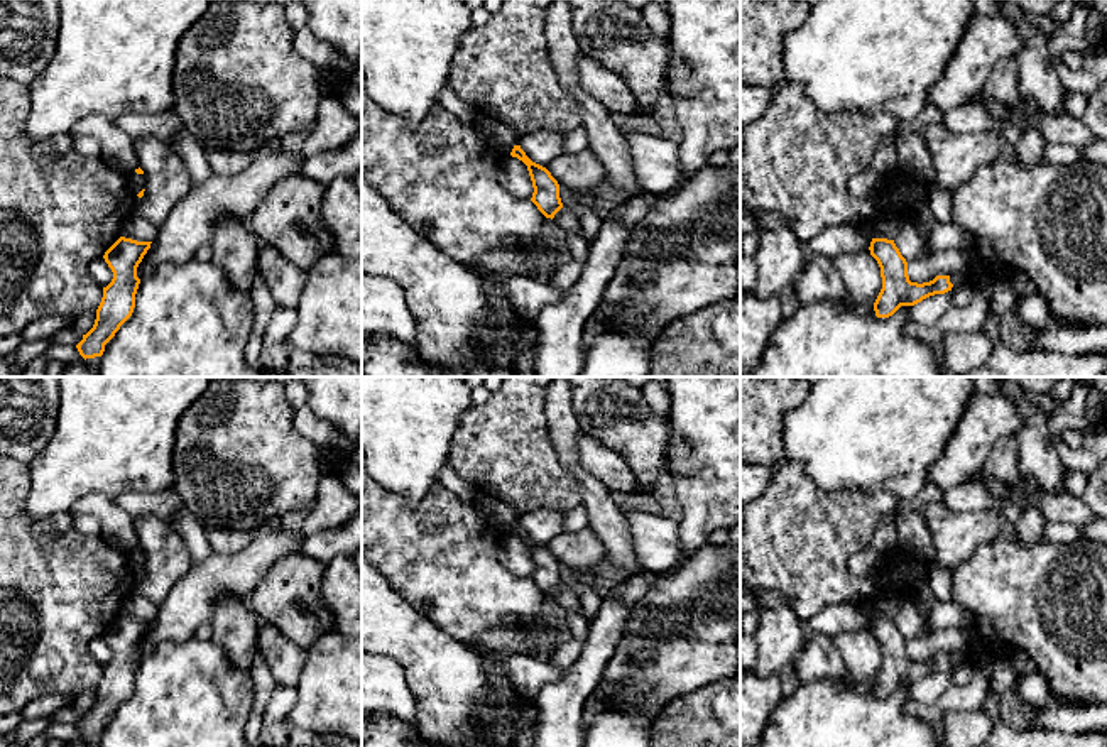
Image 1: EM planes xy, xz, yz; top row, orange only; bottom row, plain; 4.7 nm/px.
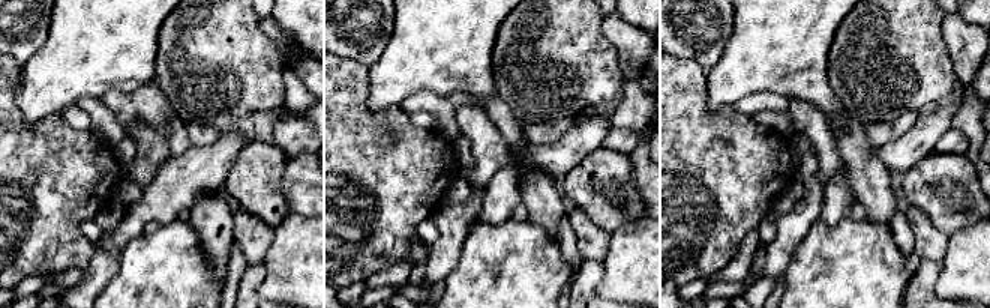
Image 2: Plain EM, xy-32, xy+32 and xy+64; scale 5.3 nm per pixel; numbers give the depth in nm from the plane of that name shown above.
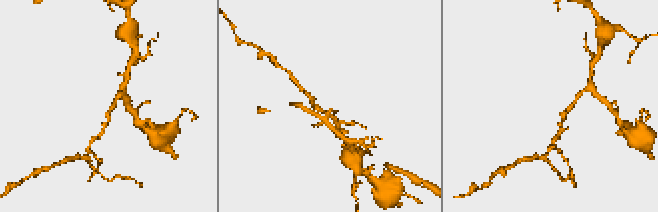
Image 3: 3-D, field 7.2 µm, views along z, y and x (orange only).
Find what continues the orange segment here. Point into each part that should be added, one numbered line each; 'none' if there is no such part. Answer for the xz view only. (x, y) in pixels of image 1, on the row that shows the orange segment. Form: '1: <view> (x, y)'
none

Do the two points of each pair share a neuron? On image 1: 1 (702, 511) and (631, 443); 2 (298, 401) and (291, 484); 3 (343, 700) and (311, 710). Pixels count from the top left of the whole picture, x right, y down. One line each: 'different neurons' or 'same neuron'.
1: different neurons
2: different neurons
3: same neuron

